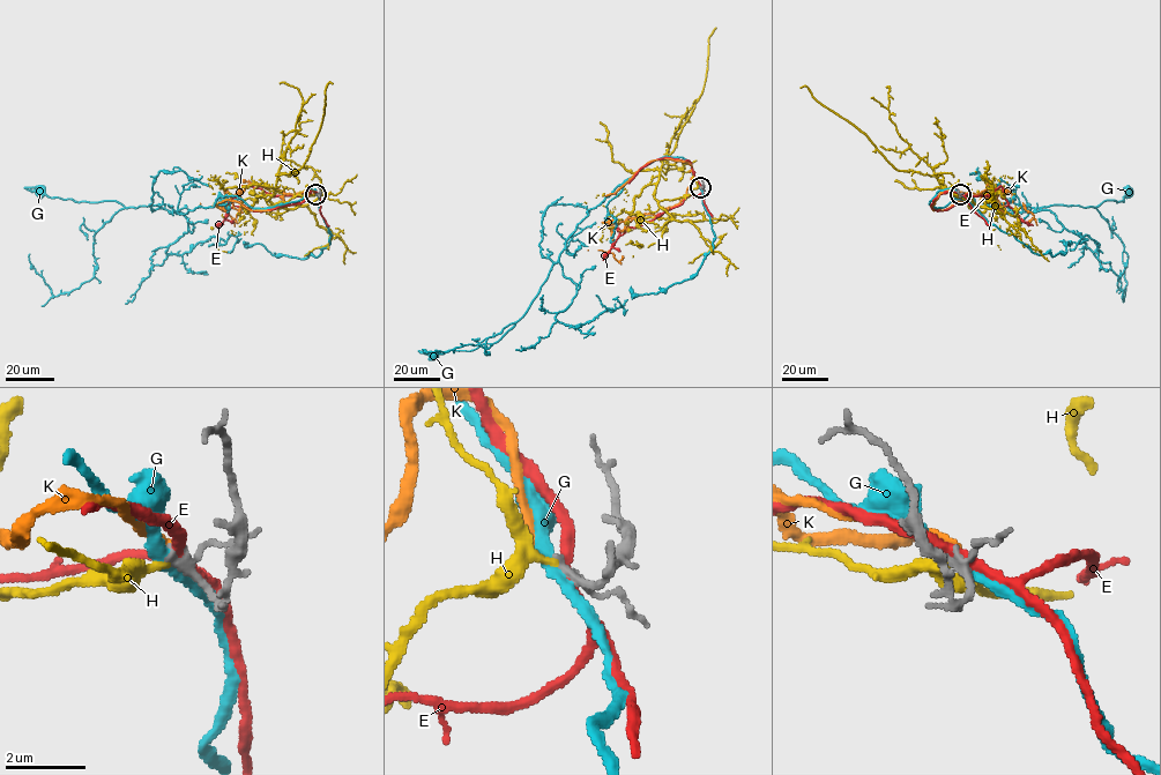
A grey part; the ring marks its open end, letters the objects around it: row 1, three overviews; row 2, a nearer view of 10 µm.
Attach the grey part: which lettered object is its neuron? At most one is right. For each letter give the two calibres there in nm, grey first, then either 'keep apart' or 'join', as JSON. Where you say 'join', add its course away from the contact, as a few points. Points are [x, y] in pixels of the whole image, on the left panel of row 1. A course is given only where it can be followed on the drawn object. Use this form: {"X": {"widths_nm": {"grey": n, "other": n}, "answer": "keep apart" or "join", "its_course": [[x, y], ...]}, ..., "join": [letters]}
{"E": {"widths_nm": {"grey": 180, "other": 280}, "answer": "keep apart"}, "G": {"widths_nm": {"grey": 180, "other": 300}, "answer": "keep apart"}, "H": {"widths_nm": {"grey": 150, "other": 160}, "answer": "join", "its_course": [[315, 194], [273, 203], [269, 200], [276, 176], [298, 170], [307, 158], [320, 129], [326, 87], [333, 83]]}, "K": {"widths_nm": {"grey": 150, "other": 240}, "answer": "keep apart"}, "join": ["H"]}

